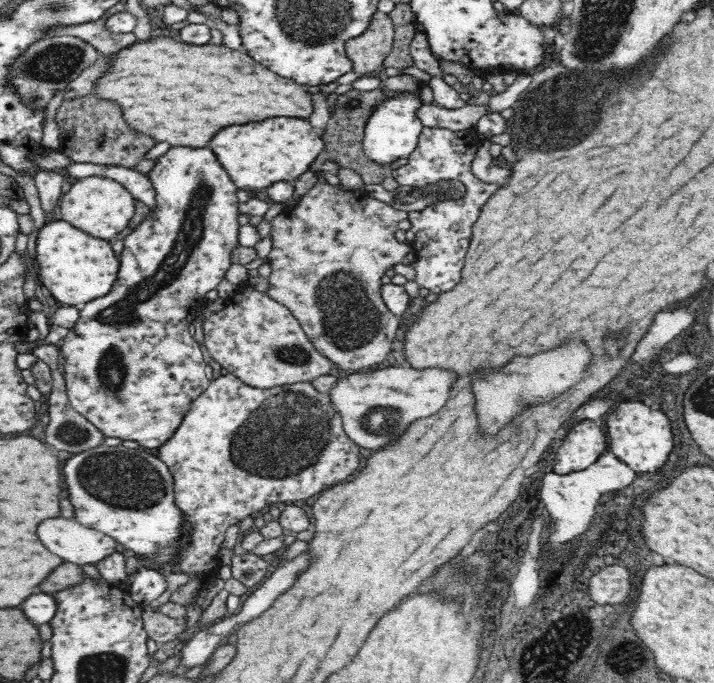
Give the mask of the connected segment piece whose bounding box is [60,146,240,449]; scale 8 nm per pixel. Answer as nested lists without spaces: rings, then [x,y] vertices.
[[[177,146],[170,147],[162,156],[155,159],[154,167],[147,173],[155,190],[156,206],[149,210],[144,220],[128,234],[124,241],[124,250],[120,254],[120,263],[116,277],[116,286],[104,296],[95,298],[79,307],[79,319],[69,329],[69,333],[62,339],[60,354],[62,354],[62,366],[64,366],[64,378],[67,395],[72,406],[78,414],[86,417],[104,436],[108,438],[121,438],[134,440],[140,447],[146,449],[162,446],[175,432],[184,415],[190,410],[192,401],[200,397],[200,394],[208,388],[210,381],[207,379],[206,366],[203,361],[202,350],[193,340],[188,325],[197,317],[198,309],[204,301],[204,296],[210,290],[216,289],[220,280],[224,278],[231,265],[232,250],[238,244],[238,198],[237,186],[232,182],[226,169],[216,158],[216,153],[206,147]]]

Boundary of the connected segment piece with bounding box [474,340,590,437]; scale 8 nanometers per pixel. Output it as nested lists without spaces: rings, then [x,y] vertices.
[[[572,340],[556,350],[548,350],[530,358],[514,358],[502,370],[492,374],[476,374],[474,378],[474,394],[476,394],[476,410],[480,416],[482,432],[486,436],[494,436],[500,428],[504,428],[512,418],[526,408],[526,404],[548,402],[554,396],[562,394],[570,386],[578,384],[582,378],[582,370],[586,370],[590,362],[588,346],[578,340]]]

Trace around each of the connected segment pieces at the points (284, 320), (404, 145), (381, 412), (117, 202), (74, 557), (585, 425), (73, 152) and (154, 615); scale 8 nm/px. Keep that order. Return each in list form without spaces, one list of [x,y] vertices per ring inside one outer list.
[[[239,284],[236,294],[227,301],[222,310],[211,313],[205,307],[202,311],[203,344],[206,345],[211,358],[252,388],[268,389],[296,382],[311,382],[313,378],[328,375],[332,370],[332,361],[316,350],[291,310],[266,293],[256,291],[250,284]]]
[[[420,89],[390,93],[390,97],[376,105],[363,134],[363,151],[370,160],[380,166],[390,163],[395,167],[406,161],[417,147],[421,130],[425,127],[417,116],[417,111],[422,106],[419,94]]]
[[[398,366],[376,372],[350,373],[346,378],[338,377],[337,385],[327,394],[331,405],[341,416],[348,438],[352,438],[362,448],[378,450],[390,440],[398,438],[416,418],[436,414],[444,406],[444,402],[448,402],[450,382],[454,382],[454,374],[450,370],[414,370]]]
[[[90,176],[72,184],[70,190],[59,198],[60,218],[96,238],[113,241],[135,213],[135,198],[119,182],[103,176]]]
[[[50,518],[36,530],[40,542],[56,556],[77,564],[96,564],[121,549],[117,540],[68,518]]]
[[[588,419],[578,421],[575,426],[570,428],[561,442],[560,448],[556,450],[553,459],[553,471],[556,474],[563,475],[586,470],[588,466],[592,466],[600,458],[607,447],[606,435],[602,433],[599,422]]]
[[[94,92],[64,100],[55,117],[60,128],[58,150],[72,163],[94,163],[133,168],[157,142],[147,134],[136,132],[124,121],[124,111],[112,100],[98,98]]]
[[[143,605],[142,620],[149,638],[156,643],[174,640],[186,628],[186,617],[170,618],[161,612],[154,612],[150,605]]]

